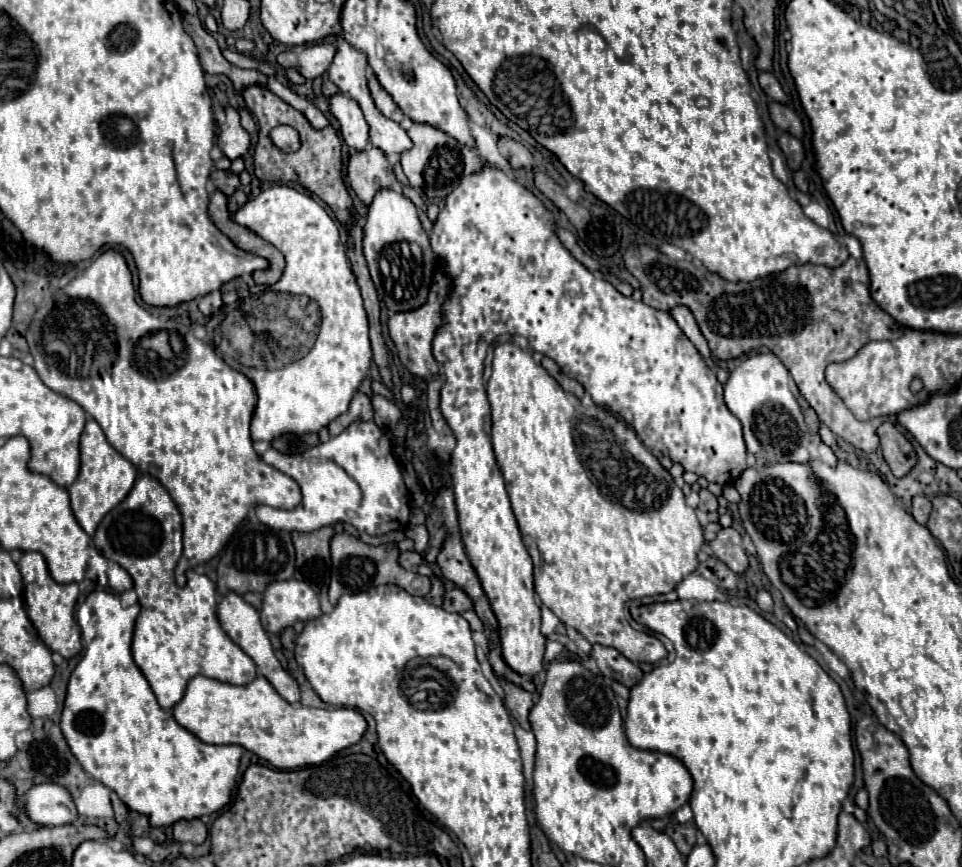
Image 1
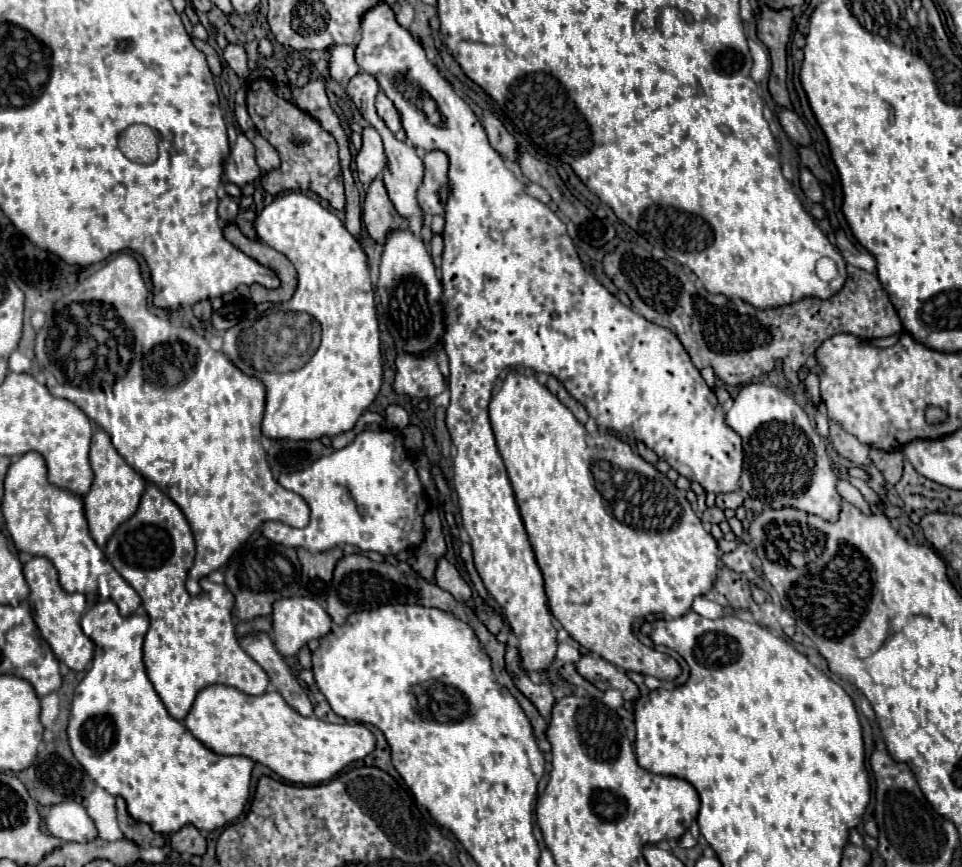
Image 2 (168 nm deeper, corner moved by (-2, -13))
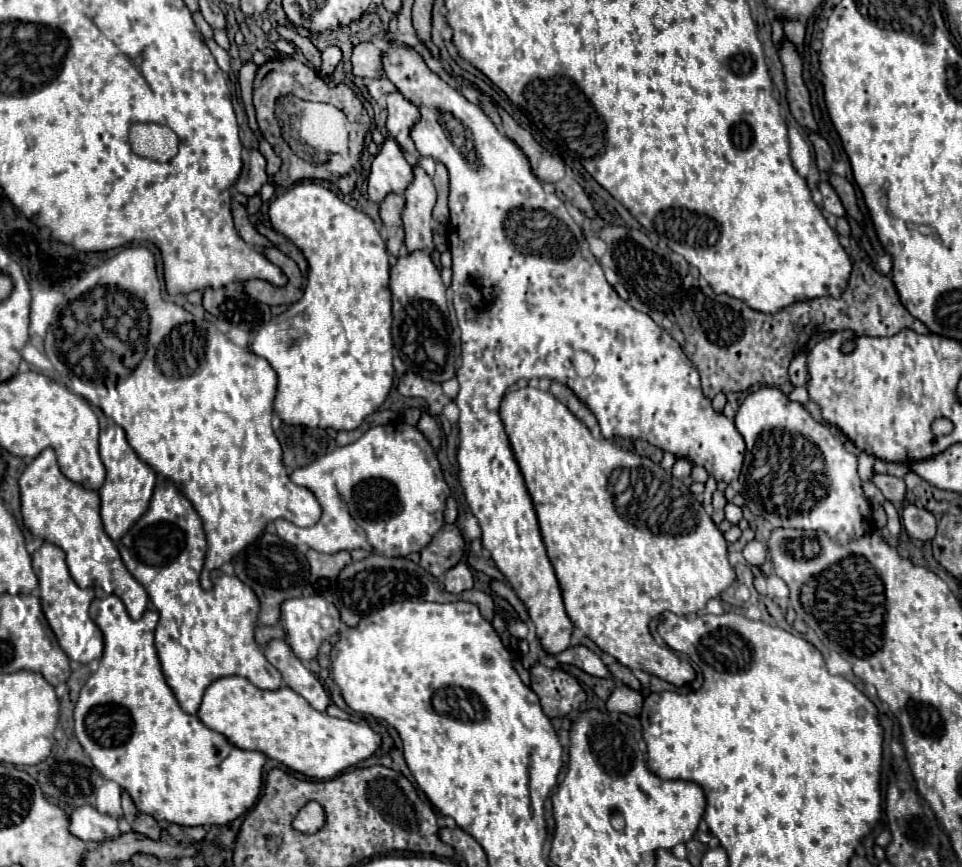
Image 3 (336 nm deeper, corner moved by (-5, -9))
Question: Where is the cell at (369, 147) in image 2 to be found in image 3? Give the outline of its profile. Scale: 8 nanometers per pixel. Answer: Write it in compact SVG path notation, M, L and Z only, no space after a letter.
M387 138L371 164L369 174L369 198L377 204L387 194L403 194L413 182L413 166L407 164L401 148L395 140Z

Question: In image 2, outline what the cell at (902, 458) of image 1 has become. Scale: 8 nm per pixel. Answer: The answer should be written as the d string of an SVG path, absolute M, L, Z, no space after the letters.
M870 448L870 458L872 464L882 472L882 476L890 482L896 484L902 478L902 450L878 450L878 448Z

